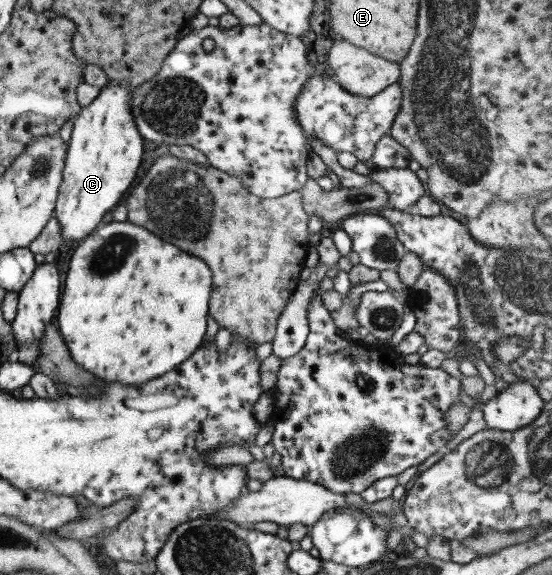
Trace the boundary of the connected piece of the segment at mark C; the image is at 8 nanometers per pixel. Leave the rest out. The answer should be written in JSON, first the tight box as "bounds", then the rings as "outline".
{"bounds":[53,82,144,243],"outline":[[[108,82],[74,119],[53,212],[63,243],[80,242],[97,230],[98,222],[132,185],[144,150],[129,111],[132,90],[125,83]]]}

